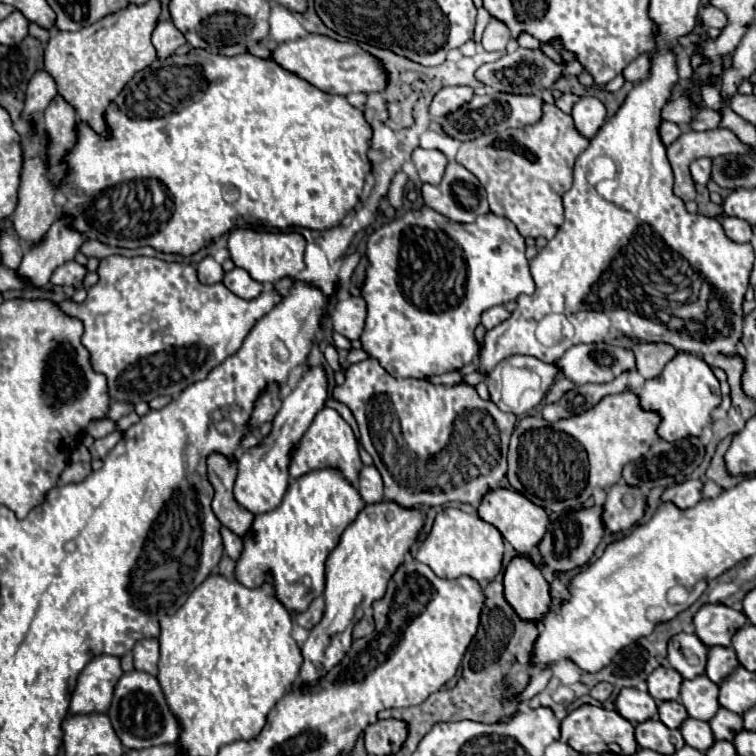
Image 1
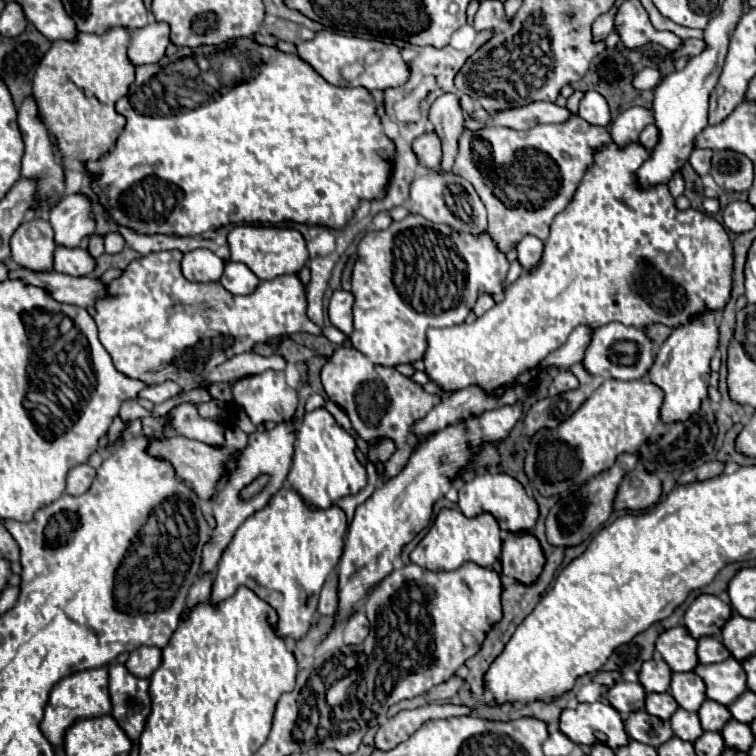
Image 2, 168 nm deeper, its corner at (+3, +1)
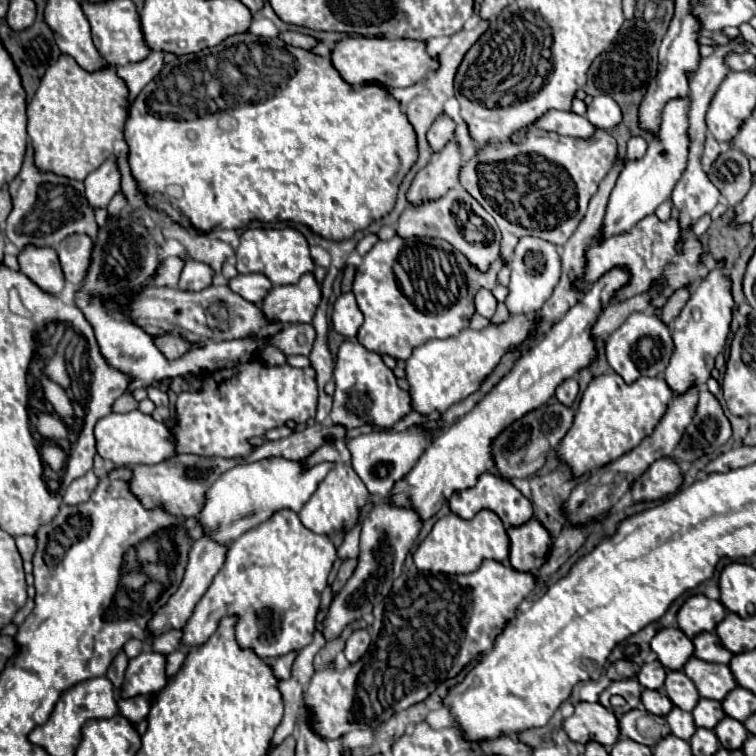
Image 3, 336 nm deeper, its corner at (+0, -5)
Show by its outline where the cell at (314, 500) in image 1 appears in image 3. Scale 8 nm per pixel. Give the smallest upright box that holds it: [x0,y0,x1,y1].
[182,510,336,658]

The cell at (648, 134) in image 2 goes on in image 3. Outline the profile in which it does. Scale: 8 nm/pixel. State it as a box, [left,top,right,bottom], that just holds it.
[626,138,648,162]

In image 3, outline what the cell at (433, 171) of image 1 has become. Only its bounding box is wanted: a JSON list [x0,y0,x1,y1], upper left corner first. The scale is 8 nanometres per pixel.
[428,114,456,152]

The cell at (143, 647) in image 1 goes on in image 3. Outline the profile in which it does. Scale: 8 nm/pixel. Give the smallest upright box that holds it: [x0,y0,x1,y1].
[120,652,166,698]

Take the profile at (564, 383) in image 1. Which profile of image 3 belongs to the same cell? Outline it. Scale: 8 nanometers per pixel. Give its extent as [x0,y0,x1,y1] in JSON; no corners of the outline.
[556,378,578,406]

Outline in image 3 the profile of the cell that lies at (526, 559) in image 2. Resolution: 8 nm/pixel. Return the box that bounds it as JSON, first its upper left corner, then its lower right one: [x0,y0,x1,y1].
[508,518,552,572]

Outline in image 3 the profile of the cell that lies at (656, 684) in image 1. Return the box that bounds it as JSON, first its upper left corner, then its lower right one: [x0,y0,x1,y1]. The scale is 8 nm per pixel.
[636,660,666,690]

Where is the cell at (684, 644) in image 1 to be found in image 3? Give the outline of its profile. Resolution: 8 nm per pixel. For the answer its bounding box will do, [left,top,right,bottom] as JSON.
[650,628,694,670]

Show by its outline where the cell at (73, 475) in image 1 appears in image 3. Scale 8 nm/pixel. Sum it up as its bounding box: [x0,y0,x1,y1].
[64,470,98,506]

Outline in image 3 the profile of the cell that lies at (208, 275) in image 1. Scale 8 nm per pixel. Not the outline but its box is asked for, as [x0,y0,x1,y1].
[178,260,212,290]

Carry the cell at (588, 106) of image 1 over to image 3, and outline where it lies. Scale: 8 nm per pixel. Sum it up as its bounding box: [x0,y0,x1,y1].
[586,94,622,130]

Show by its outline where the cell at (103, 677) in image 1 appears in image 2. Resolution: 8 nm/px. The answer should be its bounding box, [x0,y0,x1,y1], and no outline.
[41,666,111,746]

